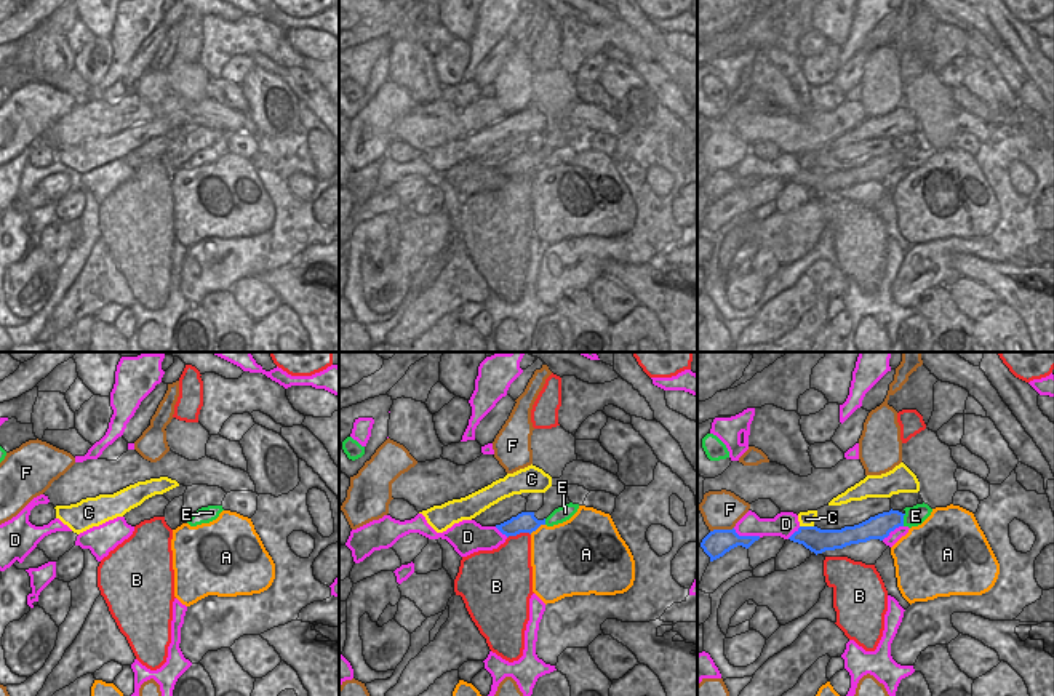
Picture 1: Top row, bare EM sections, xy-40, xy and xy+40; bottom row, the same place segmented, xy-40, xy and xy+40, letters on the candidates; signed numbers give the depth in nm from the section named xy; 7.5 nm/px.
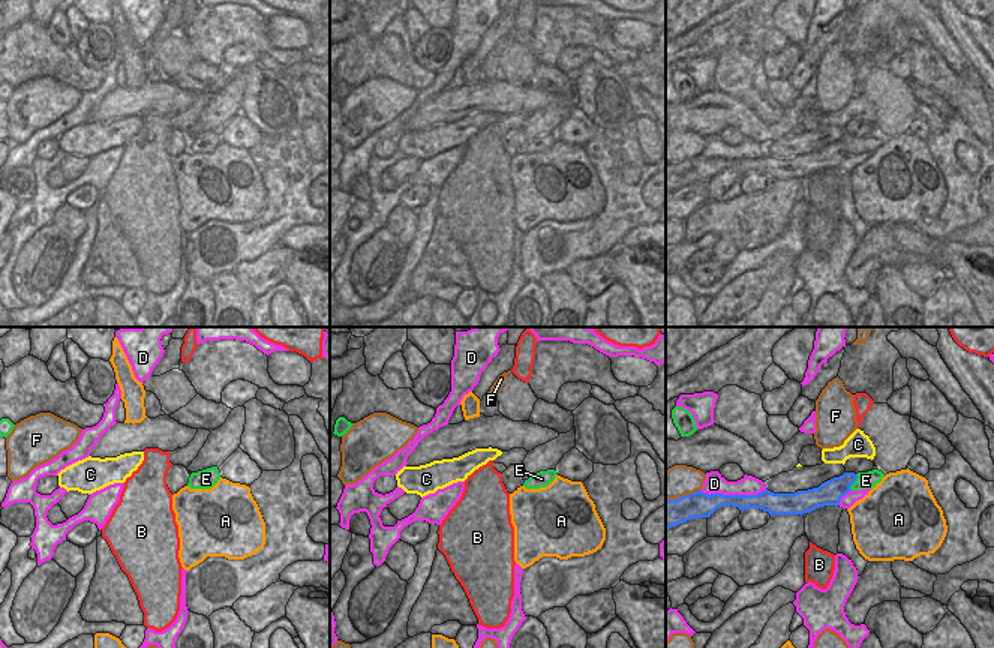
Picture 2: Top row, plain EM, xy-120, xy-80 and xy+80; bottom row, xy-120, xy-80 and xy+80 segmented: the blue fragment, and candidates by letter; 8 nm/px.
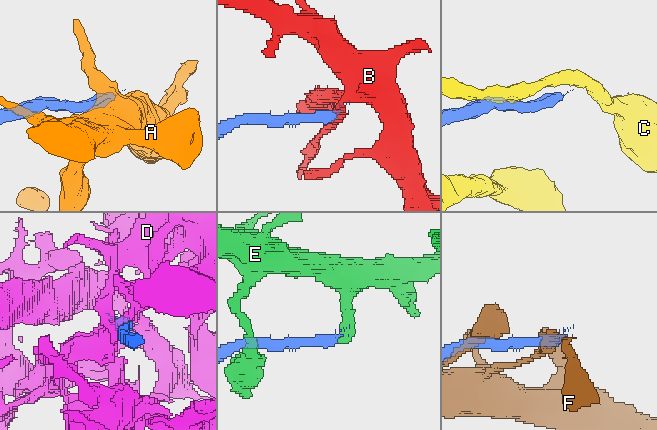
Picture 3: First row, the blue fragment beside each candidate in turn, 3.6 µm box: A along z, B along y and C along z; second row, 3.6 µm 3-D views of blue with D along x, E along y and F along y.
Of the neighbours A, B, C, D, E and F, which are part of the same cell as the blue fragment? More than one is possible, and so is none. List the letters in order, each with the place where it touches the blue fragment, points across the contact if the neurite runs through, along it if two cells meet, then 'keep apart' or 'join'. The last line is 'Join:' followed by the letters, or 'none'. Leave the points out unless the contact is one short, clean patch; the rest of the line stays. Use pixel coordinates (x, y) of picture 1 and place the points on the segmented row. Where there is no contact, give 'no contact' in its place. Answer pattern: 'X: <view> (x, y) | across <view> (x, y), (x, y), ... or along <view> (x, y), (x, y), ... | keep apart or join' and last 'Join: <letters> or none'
A: xy (536, 528) | along xy (544, 524), (530, 533) | keep apart
B: xy (519, 533) | along xy (530, 533), (517, 533), (507, 538) | keep apart
C: xy+40 (806, 527) | along xy+40 (800, 525), (813, 527) | keep apart
D: xy+40 (747, 536) | keep apart
E: xy+40 (902, 520) | along xy+40 (906, 514), (902, 525) | keep apart
F: xy+40 (722, 530) | keep apart
Join: none

